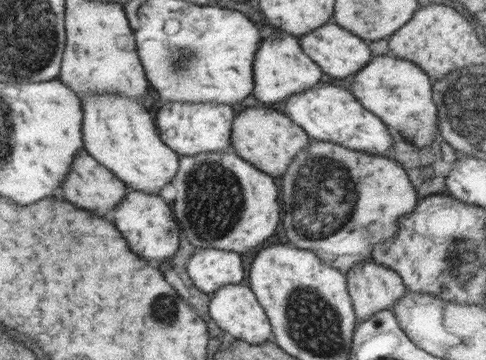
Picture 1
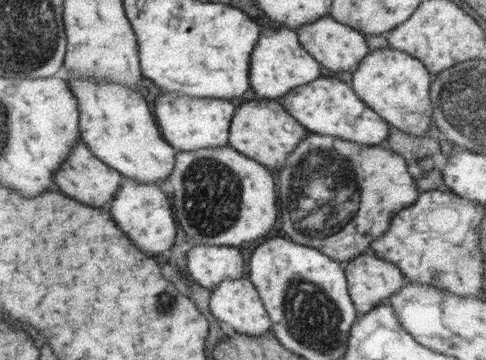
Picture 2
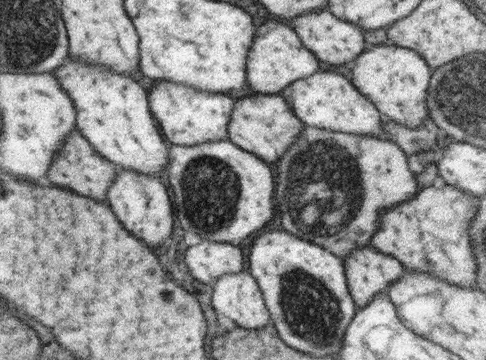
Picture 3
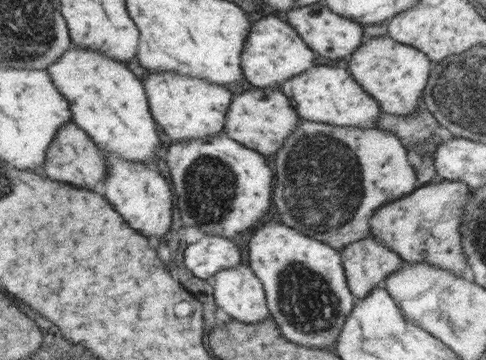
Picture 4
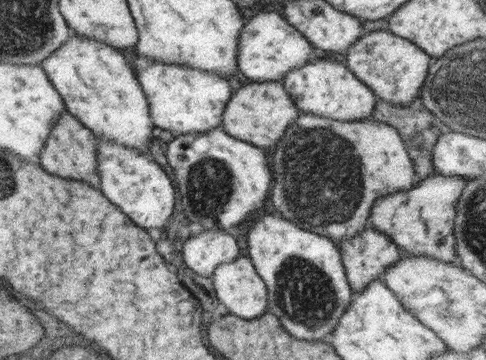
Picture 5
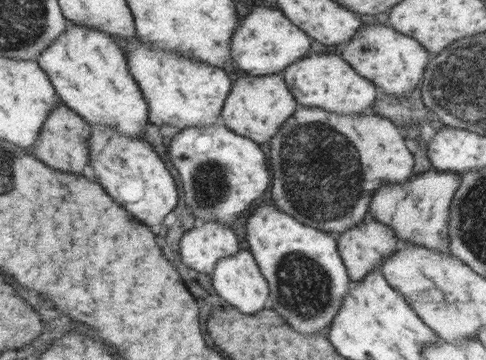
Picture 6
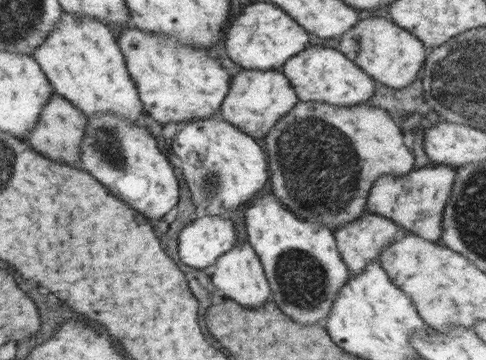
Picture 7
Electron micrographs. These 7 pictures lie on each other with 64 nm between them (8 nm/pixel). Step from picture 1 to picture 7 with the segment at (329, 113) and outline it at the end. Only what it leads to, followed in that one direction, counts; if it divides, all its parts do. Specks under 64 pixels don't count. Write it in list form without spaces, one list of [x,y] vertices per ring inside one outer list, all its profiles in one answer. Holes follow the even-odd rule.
[[[307,46],[299,56],[287,60],[285,68],[281,68],[287,82],[291,82],[299,102],[313,100],[315,104],[327,104],[331,108],[355,108],[367,104],[367,100],[375,94],[375,84],[347,54],[341,54],[331,48]]]

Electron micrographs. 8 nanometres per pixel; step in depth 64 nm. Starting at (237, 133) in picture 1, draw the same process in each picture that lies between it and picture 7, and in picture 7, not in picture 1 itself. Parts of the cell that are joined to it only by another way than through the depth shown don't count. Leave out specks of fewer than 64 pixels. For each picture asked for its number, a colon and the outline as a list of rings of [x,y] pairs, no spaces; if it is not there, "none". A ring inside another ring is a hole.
2: [[[257,98],[251,102],[241,102],[239,112],[231,120],[231,148],[239,150],[243,156],[263,164],[267,170],[279,170],[283,162],[295,152],[295,148],[305,140],[307,130],[283,110],[283,102],[277,98]]]
3: [[[253,94],[237,98],[235,108],[231,110],[231,124],[227,128],[227,140],[239,146],[245,152],[255,154],[267,164],[275,164],[291,148],[297,136],[303,132],[303,122],[291,114],[291,106],[283,100],[281,94]]]
4: [[[251,88],[235,96],[235,102],[231,104],[231,108],[227,108],[223,134],[247,148],[257,150],[263,156],[275,156],[297,126],[299,114],[293,102],[279,88]]]
5: [[[249,82],[237,88],[235,96],[231,96],[231,100],[227,102],[221,128],[237,140],[245,140],[257,148],[271,152],[277,146],[277,140],[281,140],[287,128],[291,128],[291,124],[297,120],[297,116],[299,108],[281,82]]]
6: [[[243,76],[235,80],[231,94],[223,104],[223,114],[219,122],[227,126],[231,132],[267,146],[279,134],[281,126],[291,116],[295,116],[297,108],[299,108],[299,102],[287,88],[287,82],[283,82],[283,76],[257,76],[257,78]]]
7: [[[241,70],[235,78],[233,84],[229,86],[229,92],[223,100],[221,106],[221,118],[233,126],[237,126],[241,132],[245,132],[247,136],[255,136],[257,140],[265,140],[265,136],[269,134],[269,130],[283,118],[287,116],[295,104],[299,104],[299,98],[291,86],[291,82],[287,82],[287,78],[283,76],[281,70]]]

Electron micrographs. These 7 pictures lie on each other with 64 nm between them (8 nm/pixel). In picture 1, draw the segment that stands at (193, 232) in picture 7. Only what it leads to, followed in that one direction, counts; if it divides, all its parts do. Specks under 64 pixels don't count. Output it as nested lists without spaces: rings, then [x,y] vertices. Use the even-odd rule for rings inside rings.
[[[199,248],[197,254],[187,258],[187,276],[207,296],[219,292],[227,284],[237,284],[243,278],[241,254],[219,248]]]

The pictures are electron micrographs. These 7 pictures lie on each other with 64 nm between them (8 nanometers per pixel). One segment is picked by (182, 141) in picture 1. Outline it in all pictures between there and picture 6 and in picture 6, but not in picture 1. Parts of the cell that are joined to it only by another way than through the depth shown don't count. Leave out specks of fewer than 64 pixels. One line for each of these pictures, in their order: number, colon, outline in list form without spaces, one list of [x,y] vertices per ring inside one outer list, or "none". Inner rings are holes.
2: [[[151,92],[151,108],[155,118],[159,120],[159,128],[165,136],[165,142],[171,144],[175,152],[191,152],[201,148],[217,148],[227,144],[227,128],[229,120],[233,120],[233,106],[229,100],[217,98],[197,98],[197,96],[183,96],[175,92]]]
3: [[[149,80],[147,96],[151,98],[151,114],[155,114],[155,120],[159,120],[159,128],[163,130],[163,136],[167,136],[169,144],[195,146],[203,142],[227,140],[227,120],[231,120],[229,112],[233,110],[233,98],[225,96],[223,92],[203,92],[179,82]]]
4: [[[141,72],[141,80],[147,86],[147,96],[151,102],[151,116],[155,116],[161,132],[169,138],[169,142],[177,140],[197,140],[207,136],[223,134],[227,108],[231,108],[231,94],[225,86],[201,82],[197,78],[183,78],[175,74],[147,74]]]
5: [[[131,58],[131,68],[135,68],[135,76],[143,84],[143,92],[147,92],[147,100],[151,102],[151,120],[155,122],[161,134],[169,134],[171,138],[193,134],[193,132],[209,132],[221,126],[223,110],[231,100],[231,88],[227,80],[183,68],[181,64],[159,64],[149,58]]]
6: [[[125,38],[123,48],[123,52],[127,52],[127,68],[147,98],[147,108],[151,110],[151,122],[155,126],[175,126],[177,130],[185,130],[219,122],[229,88],[233,88],[223,70],[211,68],[203,62],[185,60],[179,54],[147,48],[143,42],[135,42],[133,38]]]

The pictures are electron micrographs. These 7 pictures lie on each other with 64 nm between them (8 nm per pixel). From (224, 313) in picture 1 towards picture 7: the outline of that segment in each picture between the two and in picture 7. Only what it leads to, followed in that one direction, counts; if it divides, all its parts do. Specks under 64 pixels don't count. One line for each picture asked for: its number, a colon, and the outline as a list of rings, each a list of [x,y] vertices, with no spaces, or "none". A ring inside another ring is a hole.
2: [[[241,276],[241,278],[233,278],[233,280],[225,280],[223,284],[217,284],[211,290],[211,298],[209,298],[209,310],[211,314],[221,322],[229,324],[235,332],[239,334],[247,334],[247,336],[261,336],[265,332],[271,330],[271,318],[255,290],[255,286],[251,284],[249,278]]]
3: [[[249,272],[223,274],[211,284],[211,292],[211,308],[229,318],[235,328],[255,332],[271,324],[261,290]]]
4: [[[249,266],[223,268],[211,280],[213,300],[229,318],[243,324],[255,324],[269,318],[269,308],[261,282]]]
5: [[[249,258],[219,264],[211,276],[219,304],[245,320],[255,320],[269,310],[265,282],[257,276]]]
6: [[[239,250],[219,260],[211,280],[219,298],[241,314],[261,312],[269,302],[269,284],[259,274],[249,250]]]
7: [[[243,242],[239,246],[235,246],[233,250],[225,252],[223,256],[219,256],[219,260],[213,264],[213,268],[215,270],[211,272],[211,282],[219,290],[221,298],[229,298],[245,308],[259,308],[261,304],[265,304],[269,300],[269,296],[271,296],[269,280],[265,278],[263,266],[249,242]]]

